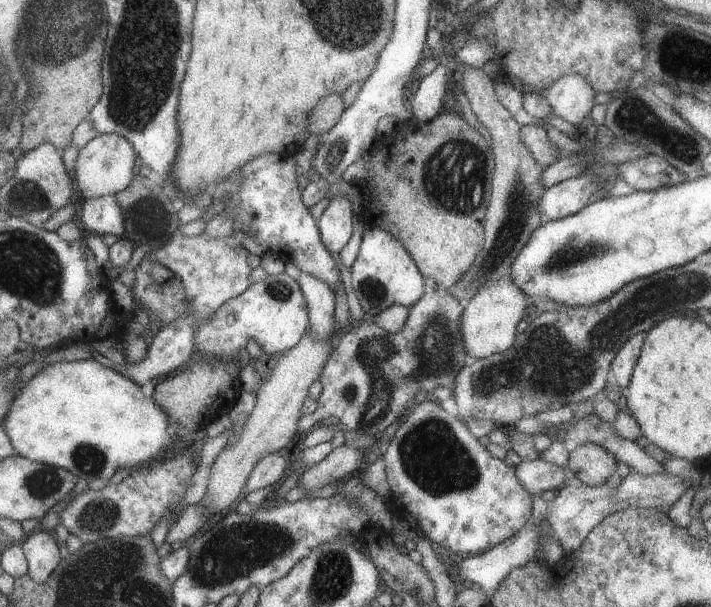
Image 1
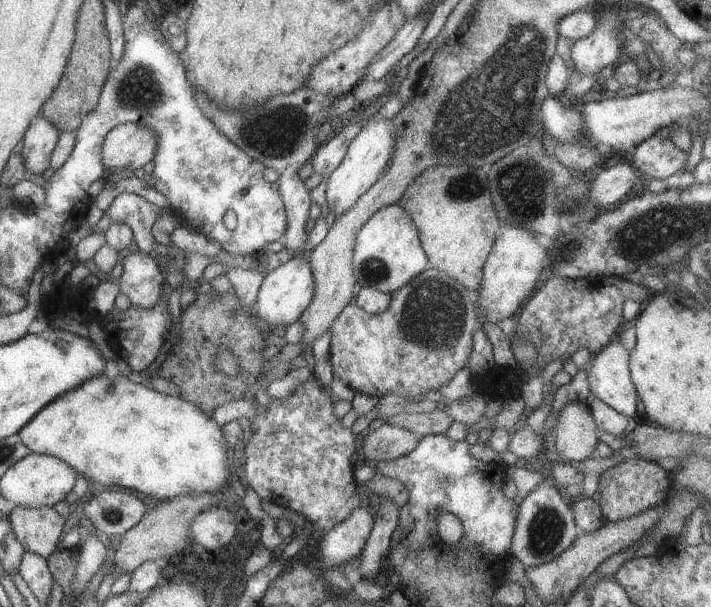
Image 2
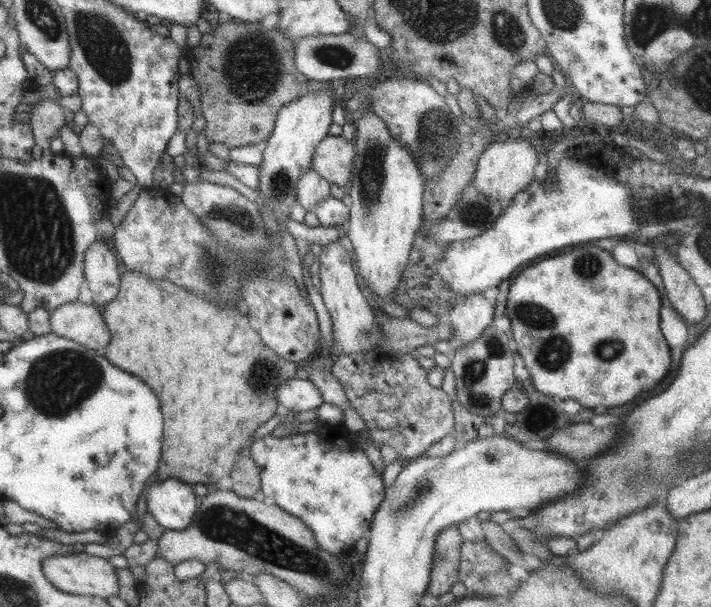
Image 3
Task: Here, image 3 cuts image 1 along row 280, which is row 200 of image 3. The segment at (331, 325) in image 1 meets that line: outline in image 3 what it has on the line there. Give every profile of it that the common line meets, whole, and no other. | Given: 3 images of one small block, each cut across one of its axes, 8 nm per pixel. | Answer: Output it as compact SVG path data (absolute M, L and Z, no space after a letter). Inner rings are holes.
M310 168L305 174L299 175L299 181L295 185L295 194L299 206L307 212L313 211L316 204L330 196L329 183Z

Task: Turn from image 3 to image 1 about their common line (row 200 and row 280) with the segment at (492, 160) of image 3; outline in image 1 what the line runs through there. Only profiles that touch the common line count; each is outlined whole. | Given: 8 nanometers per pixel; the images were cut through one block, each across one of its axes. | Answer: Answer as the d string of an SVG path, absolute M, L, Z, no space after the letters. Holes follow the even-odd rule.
M503 277L479 289L460 314L459 330L462 347L468 354L468 361L482 359L507 350L515 338L515 326L528 310L525 296L510 277Z

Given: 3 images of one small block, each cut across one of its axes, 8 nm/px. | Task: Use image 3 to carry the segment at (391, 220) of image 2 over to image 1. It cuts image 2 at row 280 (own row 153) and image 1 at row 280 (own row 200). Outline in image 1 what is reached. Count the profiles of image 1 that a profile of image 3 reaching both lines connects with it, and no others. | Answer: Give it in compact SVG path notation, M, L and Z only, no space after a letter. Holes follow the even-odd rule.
M383 229L362 233L358 255L349 268L351 288L365 316L372 319L391 305L413 306L425 293L422 276L403 245Z

